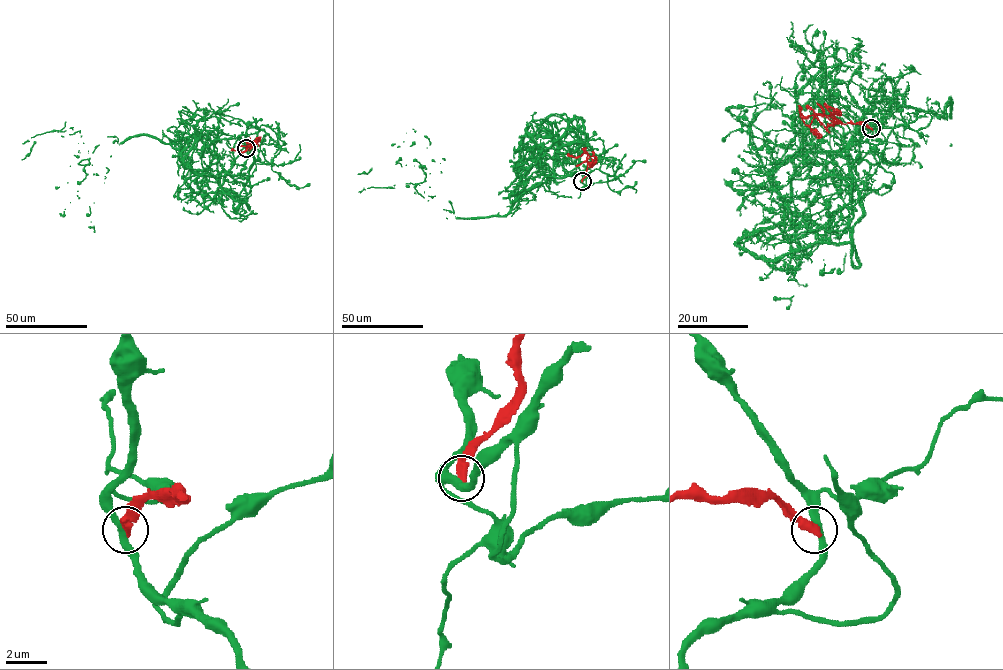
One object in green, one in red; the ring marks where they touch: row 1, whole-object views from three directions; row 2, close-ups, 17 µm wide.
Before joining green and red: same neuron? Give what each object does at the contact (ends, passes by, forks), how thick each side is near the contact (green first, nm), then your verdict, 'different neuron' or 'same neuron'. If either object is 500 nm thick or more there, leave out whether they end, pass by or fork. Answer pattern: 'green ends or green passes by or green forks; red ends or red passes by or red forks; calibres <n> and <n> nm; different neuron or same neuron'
green passes by; red ends; calibres 320 and 440 nm; different neuron

